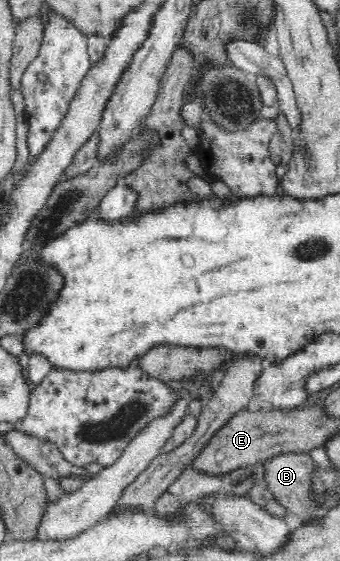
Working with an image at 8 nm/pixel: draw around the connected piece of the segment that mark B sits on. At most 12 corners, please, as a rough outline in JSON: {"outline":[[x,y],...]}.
{"outline":[[309,453],[266,461],[264,485],[288,512],[311,521],[316,466]]}

